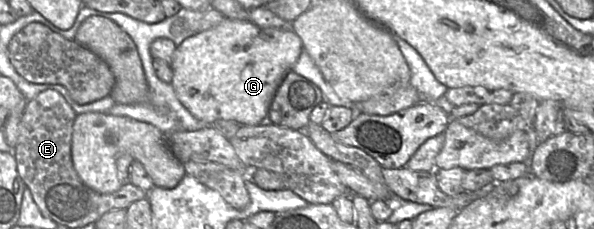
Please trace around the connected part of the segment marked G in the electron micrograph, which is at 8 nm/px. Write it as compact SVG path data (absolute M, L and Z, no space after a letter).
M225 17L223 21L209 30L199 32L196 35L188 37L179 46L176 47L173 54L170 67L173 72L173 78L171 85L175 91L175 94L181 104L198 120L204 122L206 125L210 125L216 120L223 119L234 121L240 125L255 126L262 124L268 117L268 112L275 96L275 93L281 85L286 74L293 69L293 66L298 61L302 52L303 45L301 38L293 30L282 30L277 28L261 28L256 24L238 19L230 19Z

